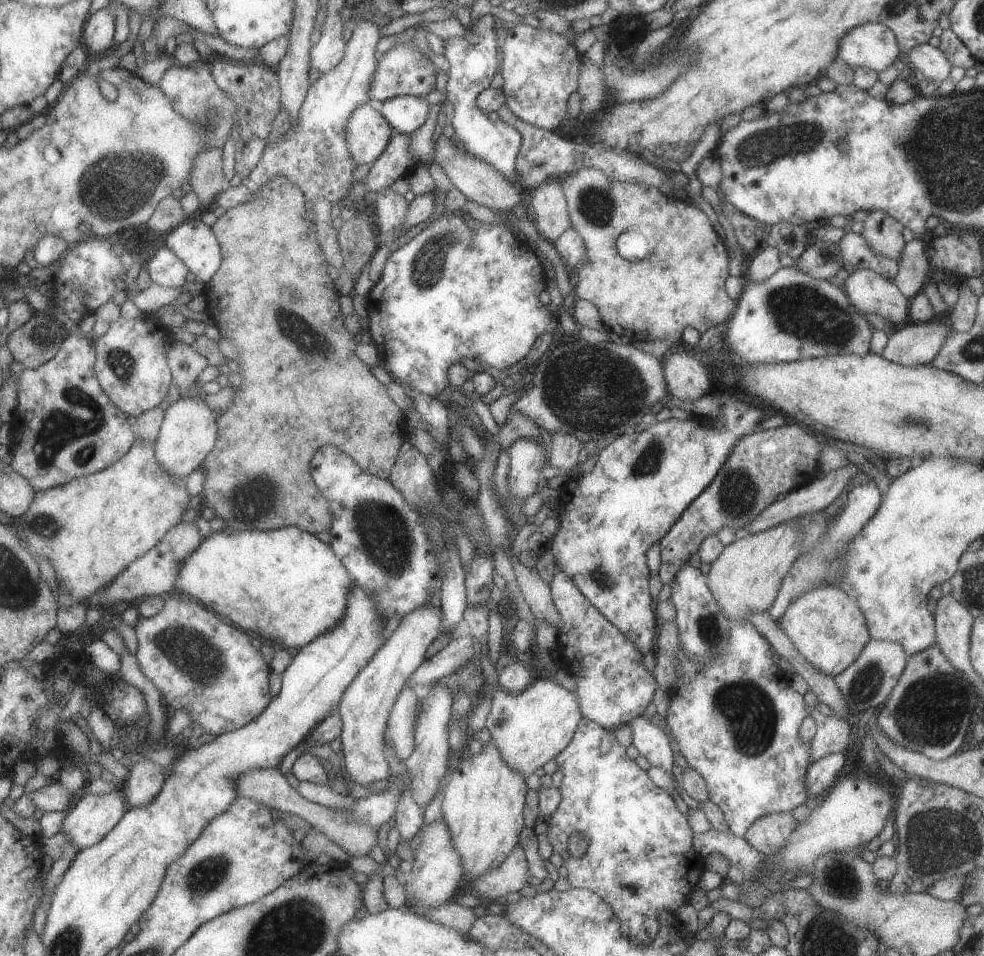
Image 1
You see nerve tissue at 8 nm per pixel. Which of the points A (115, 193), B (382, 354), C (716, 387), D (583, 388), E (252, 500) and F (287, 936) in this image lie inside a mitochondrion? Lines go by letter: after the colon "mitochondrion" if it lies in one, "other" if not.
A: mitochondrion
B: other
C: other
D: mitochondrion
E: mitochondrion
F: mitochondrion

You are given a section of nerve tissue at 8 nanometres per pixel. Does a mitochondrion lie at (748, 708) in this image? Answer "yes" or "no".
yes

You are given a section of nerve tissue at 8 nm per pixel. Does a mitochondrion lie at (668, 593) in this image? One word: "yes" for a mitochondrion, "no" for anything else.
no

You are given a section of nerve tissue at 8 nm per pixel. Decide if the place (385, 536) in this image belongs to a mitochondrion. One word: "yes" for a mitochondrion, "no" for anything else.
yes

